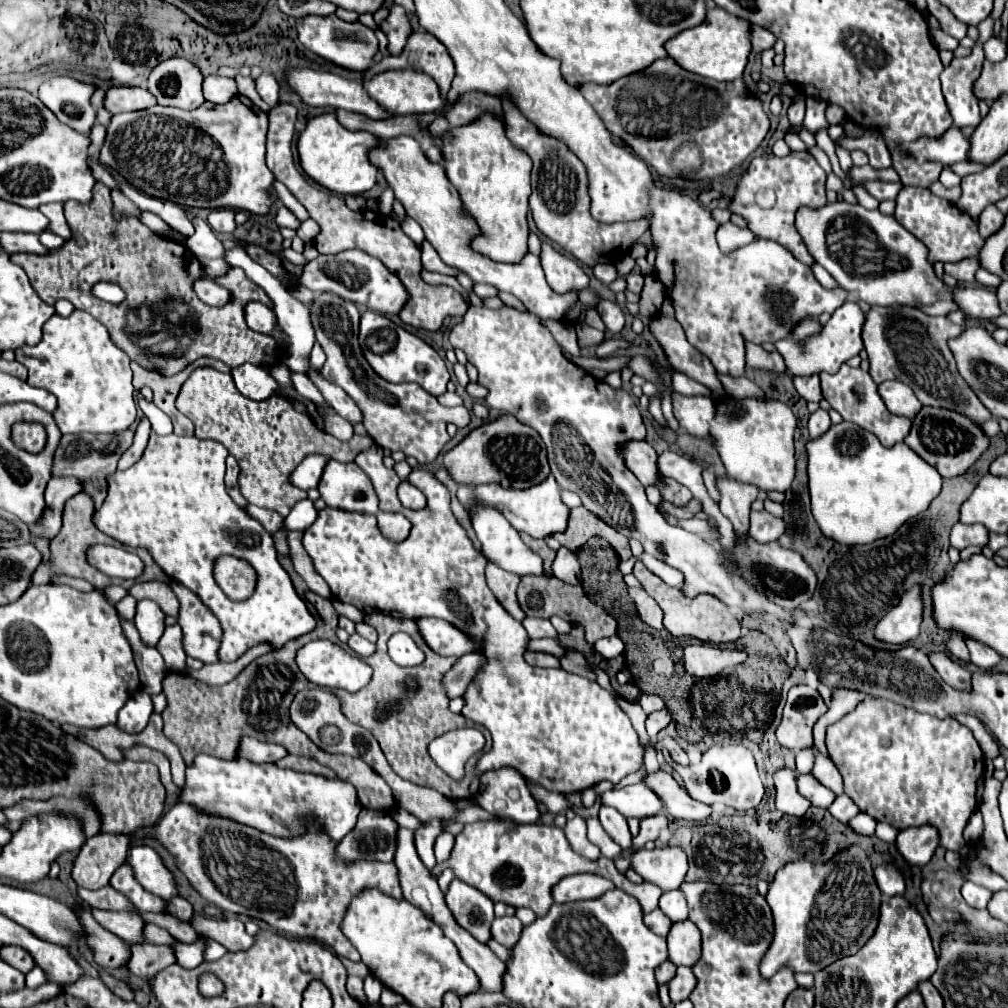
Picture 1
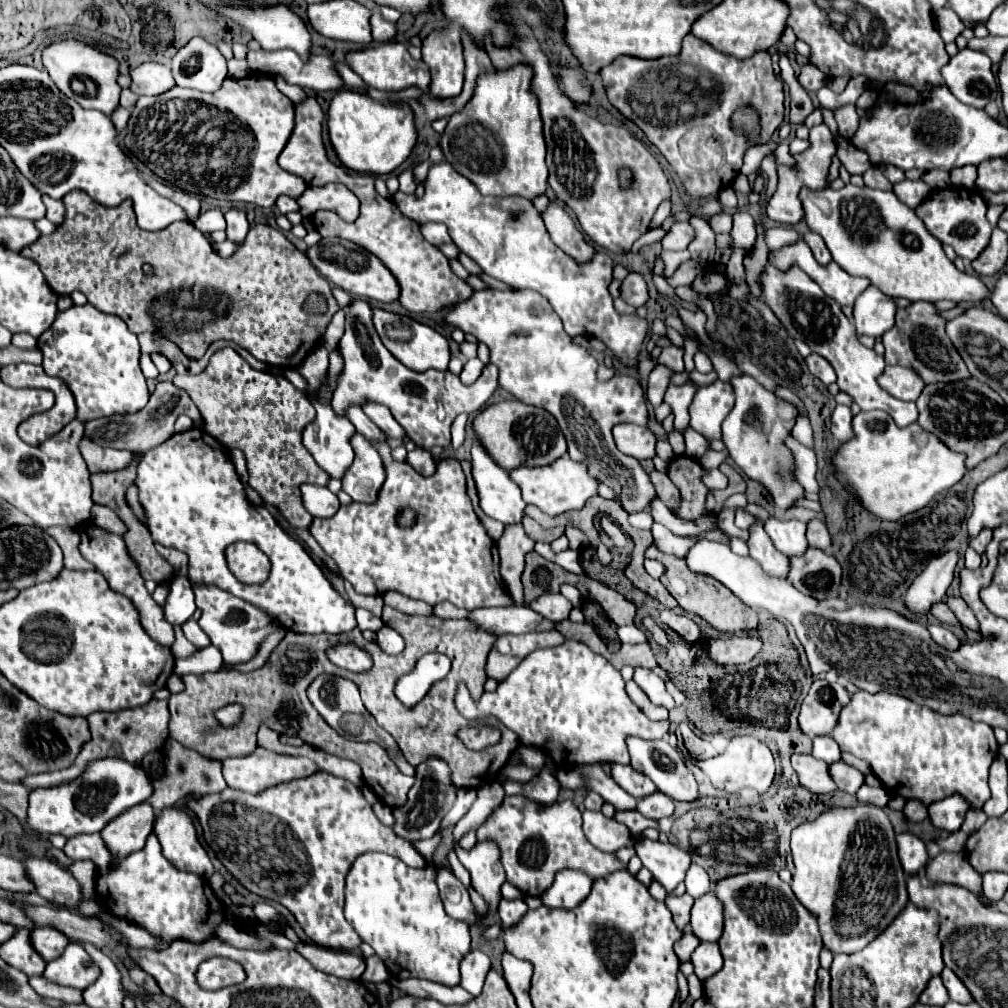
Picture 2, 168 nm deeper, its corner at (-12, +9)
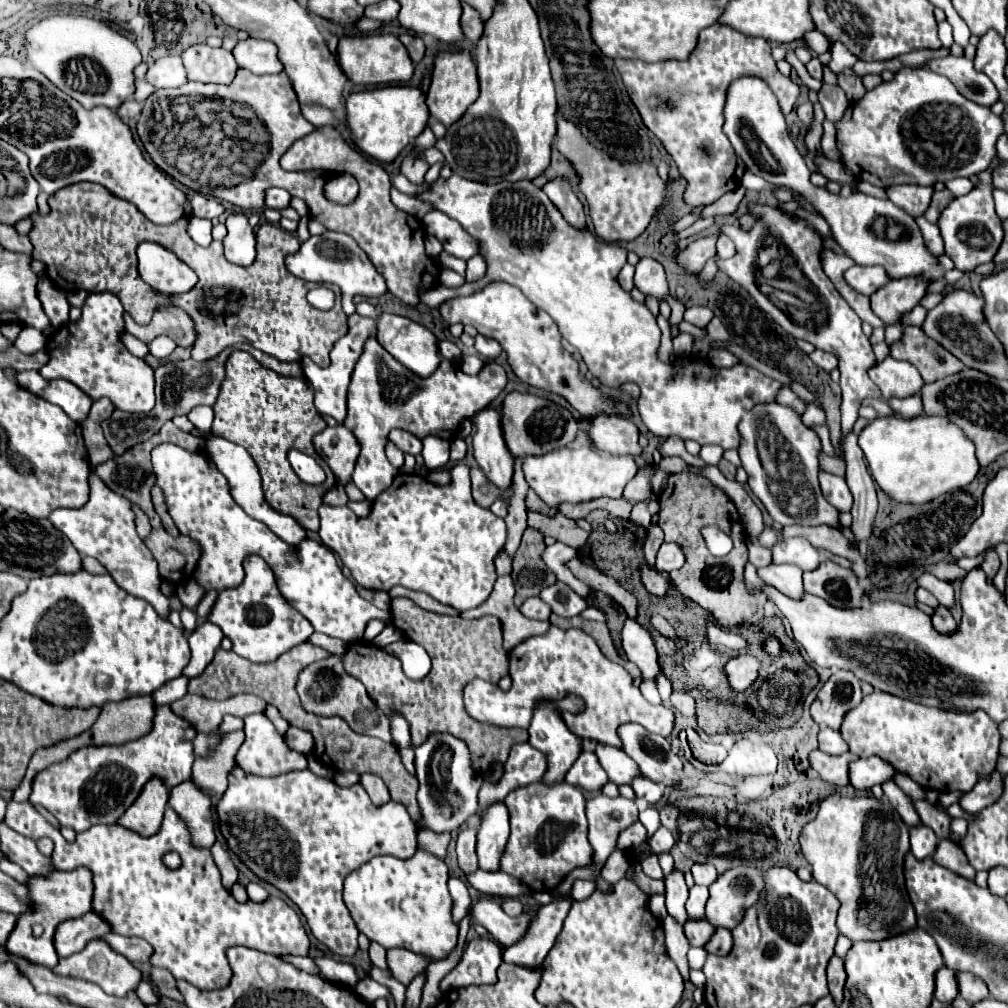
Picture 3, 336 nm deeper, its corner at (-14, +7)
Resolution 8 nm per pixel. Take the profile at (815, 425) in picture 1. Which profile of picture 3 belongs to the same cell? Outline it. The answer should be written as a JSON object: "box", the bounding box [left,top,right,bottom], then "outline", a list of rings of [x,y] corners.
{"box":[842,432,878,540],"outline":[[[850,432],[842,440],[842,450],[846,458],[846,484],[854,496],[852,506],[852,532],[858,540],[868,540],[868,532],[872,528],[878,500],[876,500],[876,486],[868,468],[864,464],[862,448],[858,446],[858,436]]]}

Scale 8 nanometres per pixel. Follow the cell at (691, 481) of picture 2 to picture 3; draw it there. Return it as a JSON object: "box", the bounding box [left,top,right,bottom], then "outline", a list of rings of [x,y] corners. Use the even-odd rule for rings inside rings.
{"box":[658,472,766,628],"outline":[[[678,472],[668,476],[668,484],[664,492],[658,496],[658,504],[660,504],[658,526],[664,530],[664,542],[678,544],[686,556],[684,566],[670,574],[670,580],[676,586],[676,590],[684,598],[708,610],[722,628],[738,628],[738,626],[750,626],[762,622],[766,598],[762,594],[752,596],[744,588],[742,572],[748,560],[746,544],[742,536],[744,528],[730,498],[708,478],[692,472]],[[700,526],[718,526],[720,530],[732,534],[734,550],[724,558],[712,556],[700,534]]]}

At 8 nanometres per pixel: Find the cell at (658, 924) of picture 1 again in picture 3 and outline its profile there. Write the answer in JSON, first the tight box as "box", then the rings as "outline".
{"box":[686,886,708,920],"outline":[[[700,886],[690,888],[690,898],[686,902],[688,920],[702,920],[704,918],[706,900],[708,900],[708,888],[700,888]]]}

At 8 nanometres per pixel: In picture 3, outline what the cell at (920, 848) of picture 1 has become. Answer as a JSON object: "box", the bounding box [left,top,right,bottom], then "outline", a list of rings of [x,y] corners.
{"box":[958,772,1002,814],"outline":[[[994,772],[988,780],[982,780],[980,784],[976,784],[976,788],[966,792],[958,804],[968,814],[976,814],[992,806],[1000,798],[1000,792],[1002,792],[1002,774]]]}

